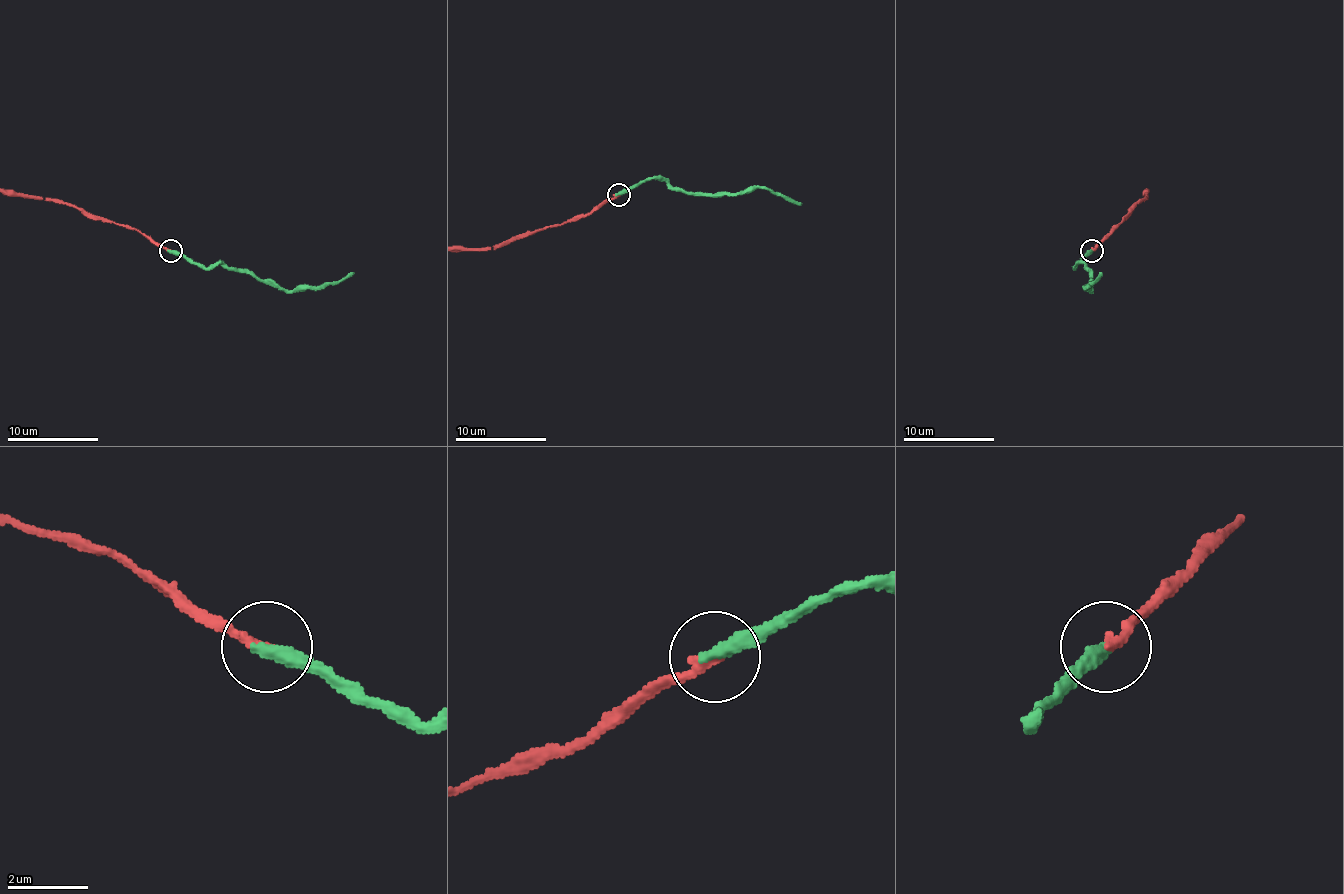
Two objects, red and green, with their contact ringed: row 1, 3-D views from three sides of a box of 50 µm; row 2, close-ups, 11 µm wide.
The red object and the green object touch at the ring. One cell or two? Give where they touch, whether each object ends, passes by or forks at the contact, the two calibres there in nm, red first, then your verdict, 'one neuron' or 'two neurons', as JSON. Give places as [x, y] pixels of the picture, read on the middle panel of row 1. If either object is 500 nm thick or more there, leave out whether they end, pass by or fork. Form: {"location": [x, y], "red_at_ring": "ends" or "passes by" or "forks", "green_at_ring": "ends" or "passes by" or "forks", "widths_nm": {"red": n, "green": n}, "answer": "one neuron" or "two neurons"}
{"location": [619, 194], "red_at_ring": "ends", "green_at_ring": "ends", "widths_nm": {"red": 240, "green": 380}, "answer": "one neuron"}

